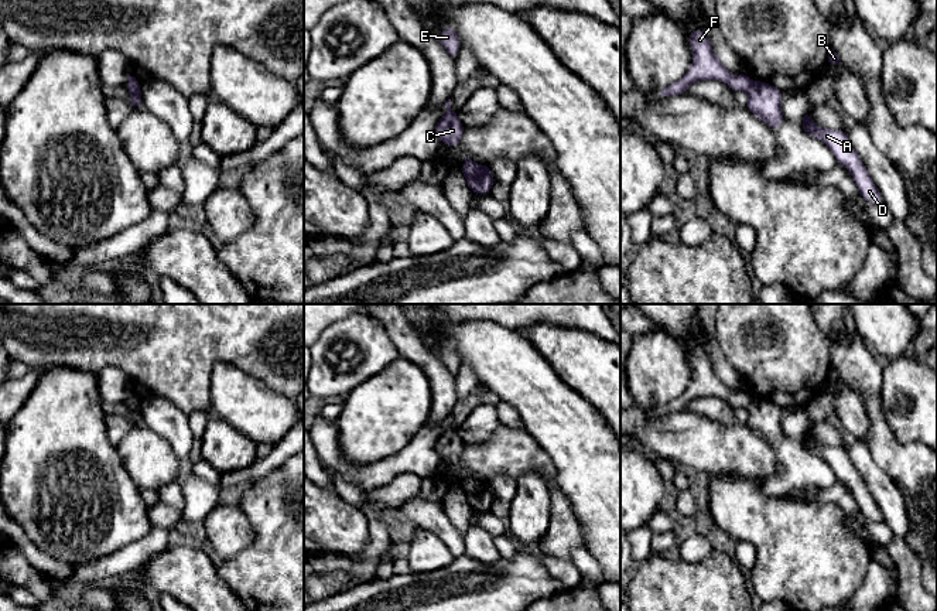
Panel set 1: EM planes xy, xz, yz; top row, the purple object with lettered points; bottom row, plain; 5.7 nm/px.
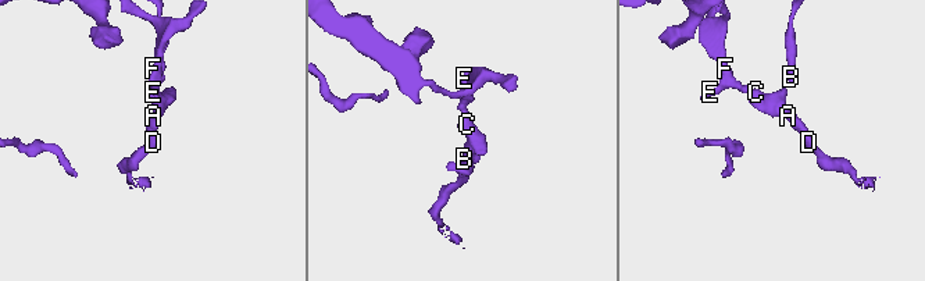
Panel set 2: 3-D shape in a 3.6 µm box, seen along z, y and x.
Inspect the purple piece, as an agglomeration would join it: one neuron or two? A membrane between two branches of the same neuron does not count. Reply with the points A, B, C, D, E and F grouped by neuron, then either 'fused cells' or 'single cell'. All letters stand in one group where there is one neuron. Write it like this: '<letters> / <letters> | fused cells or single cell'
A C D / B E F | fused cells

